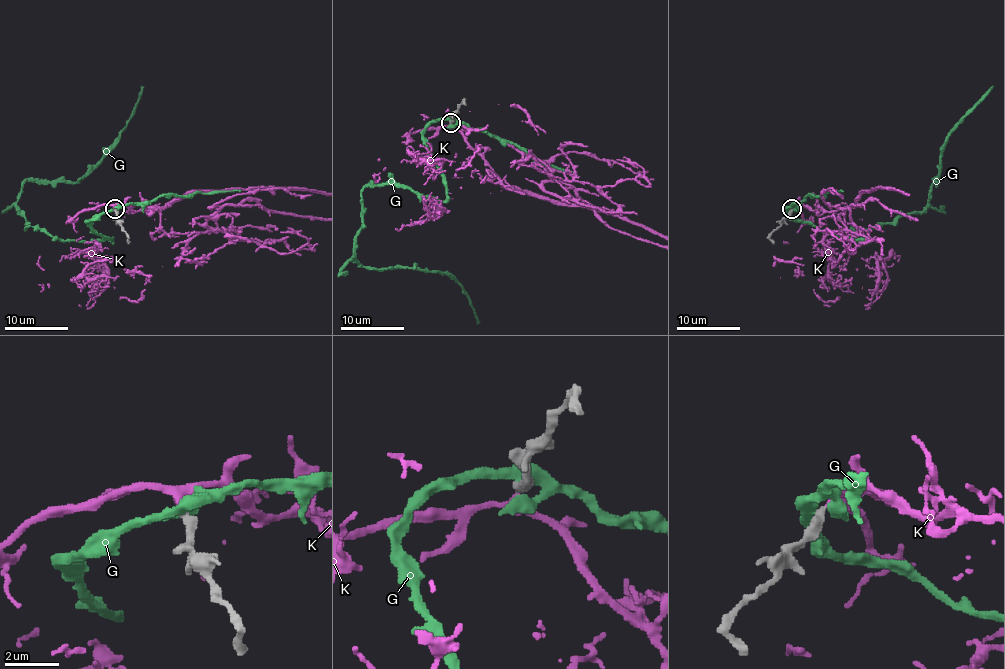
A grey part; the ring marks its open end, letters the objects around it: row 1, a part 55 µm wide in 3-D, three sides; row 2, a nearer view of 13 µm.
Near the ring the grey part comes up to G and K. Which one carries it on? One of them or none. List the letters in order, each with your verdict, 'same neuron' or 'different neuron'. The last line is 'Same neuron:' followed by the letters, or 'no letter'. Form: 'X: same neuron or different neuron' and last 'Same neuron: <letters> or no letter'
G: different neuron
K: same neuron
Same neuron: K

